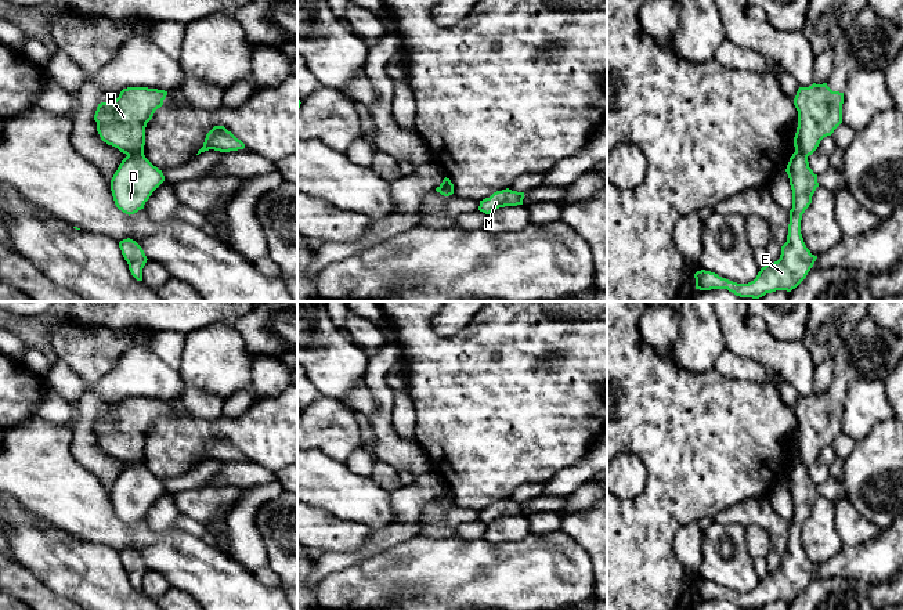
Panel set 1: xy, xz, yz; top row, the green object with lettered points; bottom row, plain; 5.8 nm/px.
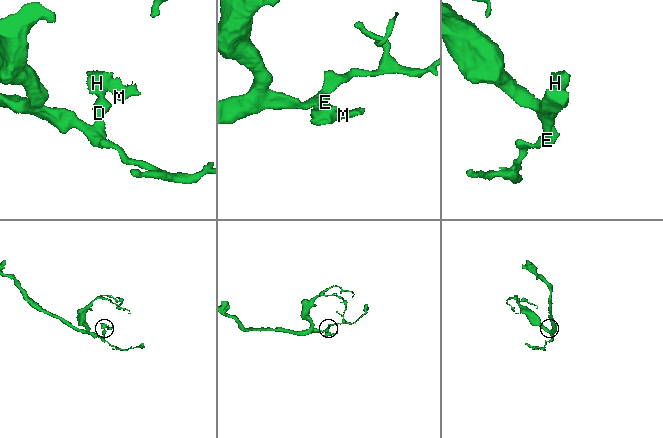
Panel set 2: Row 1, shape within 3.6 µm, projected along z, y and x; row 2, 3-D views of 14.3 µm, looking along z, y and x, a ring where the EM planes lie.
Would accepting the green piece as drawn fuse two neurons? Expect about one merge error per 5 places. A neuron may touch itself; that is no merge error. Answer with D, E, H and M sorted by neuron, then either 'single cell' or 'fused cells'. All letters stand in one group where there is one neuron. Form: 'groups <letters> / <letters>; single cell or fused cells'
groups D E / H M; fused cells

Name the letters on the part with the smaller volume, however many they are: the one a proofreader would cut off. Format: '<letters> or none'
H, M

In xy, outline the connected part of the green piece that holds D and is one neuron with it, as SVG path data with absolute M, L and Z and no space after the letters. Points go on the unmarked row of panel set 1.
M144 462L127 465L111 490L116 517L129 526L137 523L163 491L162 480Z

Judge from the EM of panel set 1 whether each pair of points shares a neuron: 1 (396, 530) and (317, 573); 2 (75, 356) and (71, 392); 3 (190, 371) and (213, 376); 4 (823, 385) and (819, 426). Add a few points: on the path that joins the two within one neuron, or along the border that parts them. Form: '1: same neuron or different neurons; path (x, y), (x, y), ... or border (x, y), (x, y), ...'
1: same neuron; path (376, 544), (357, 558), (336, 560)
2: different neurons; border (58, 357), (90, 385), (94, 385), (105, 375)
3: same neuron; path (195, 371), (208, 371)
4: different neurons; border (833, 367), (833, 383), (824, 392), (816, 394)

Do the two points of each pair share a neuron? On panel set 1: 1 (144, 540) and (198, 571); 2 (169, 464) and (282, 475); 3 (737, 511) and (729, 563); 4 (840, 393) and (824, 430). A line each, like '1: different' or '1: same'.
1: same
2: different
3: different
4: same

